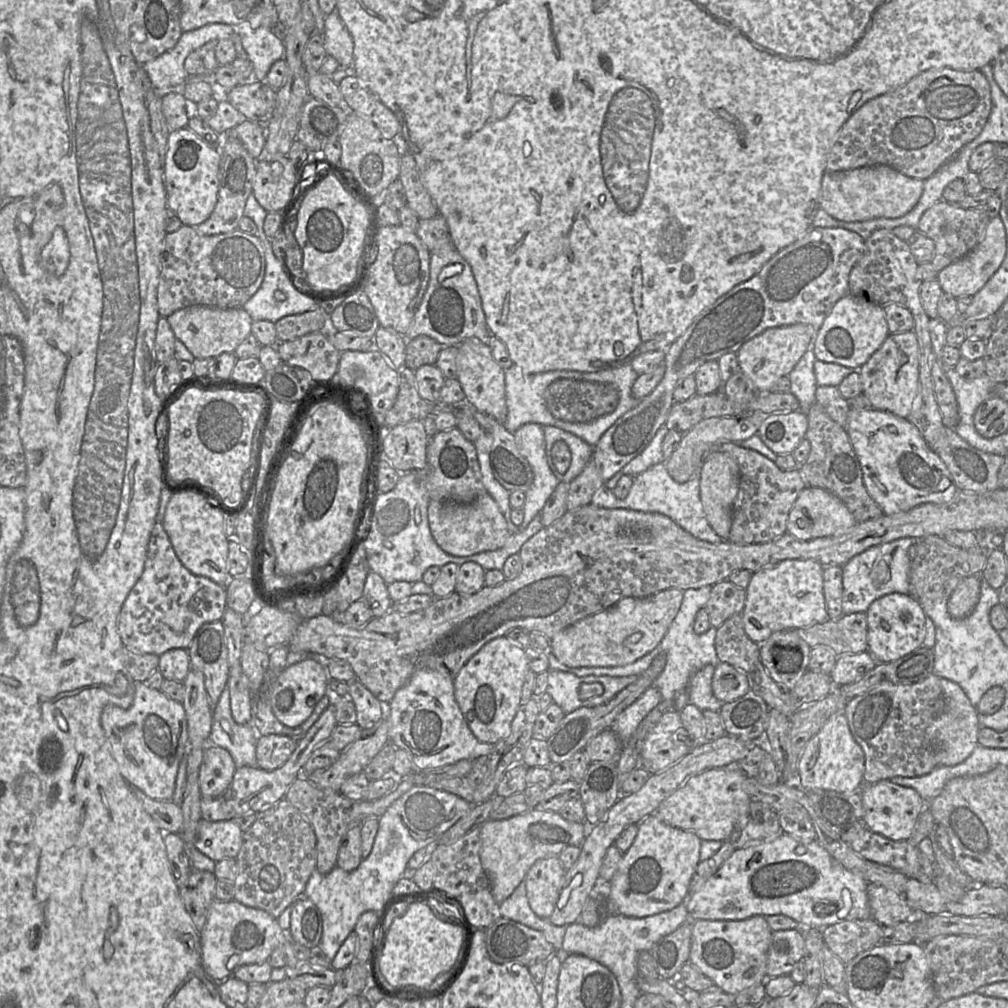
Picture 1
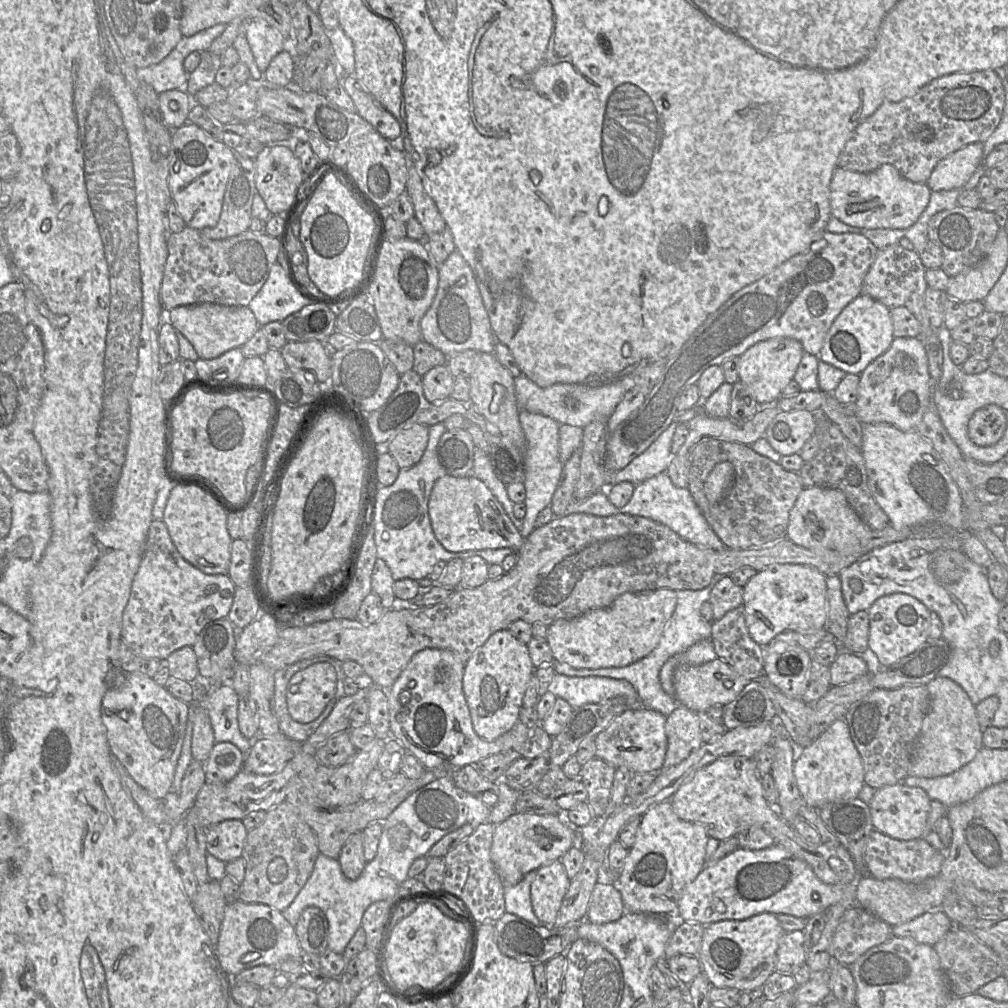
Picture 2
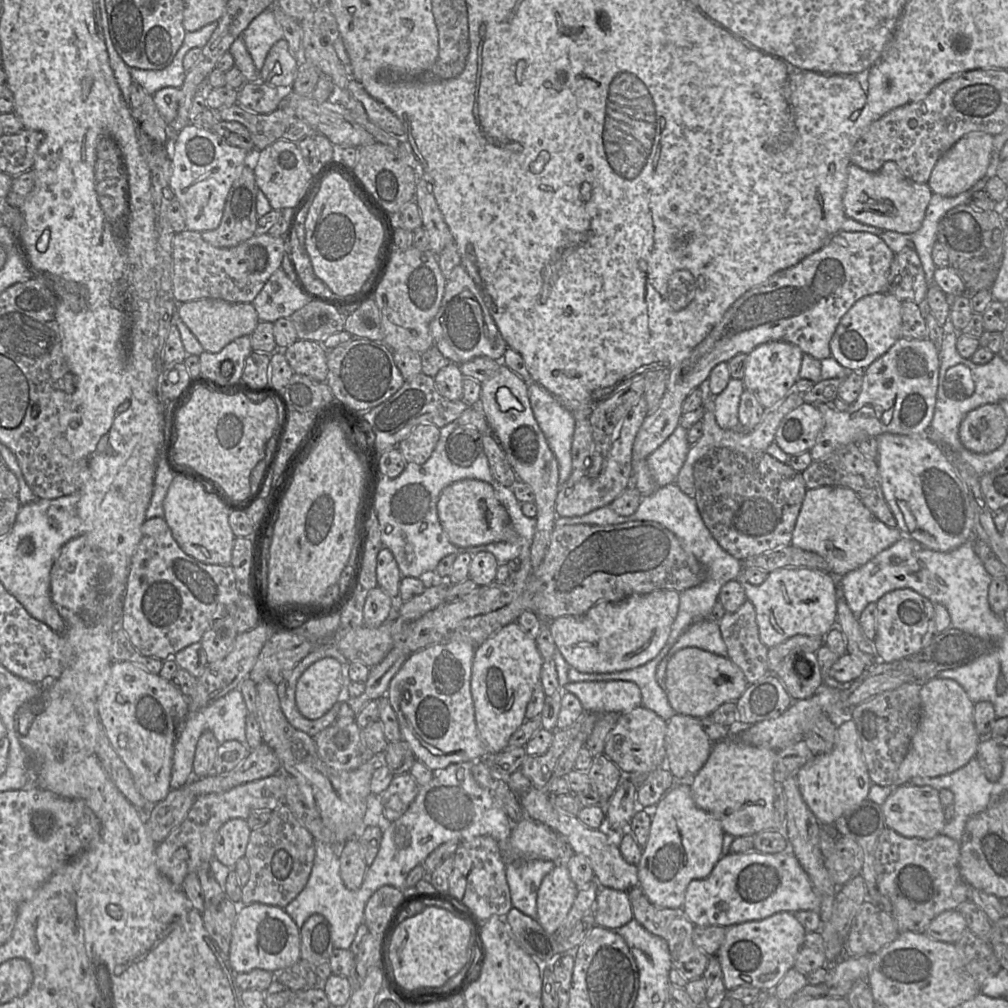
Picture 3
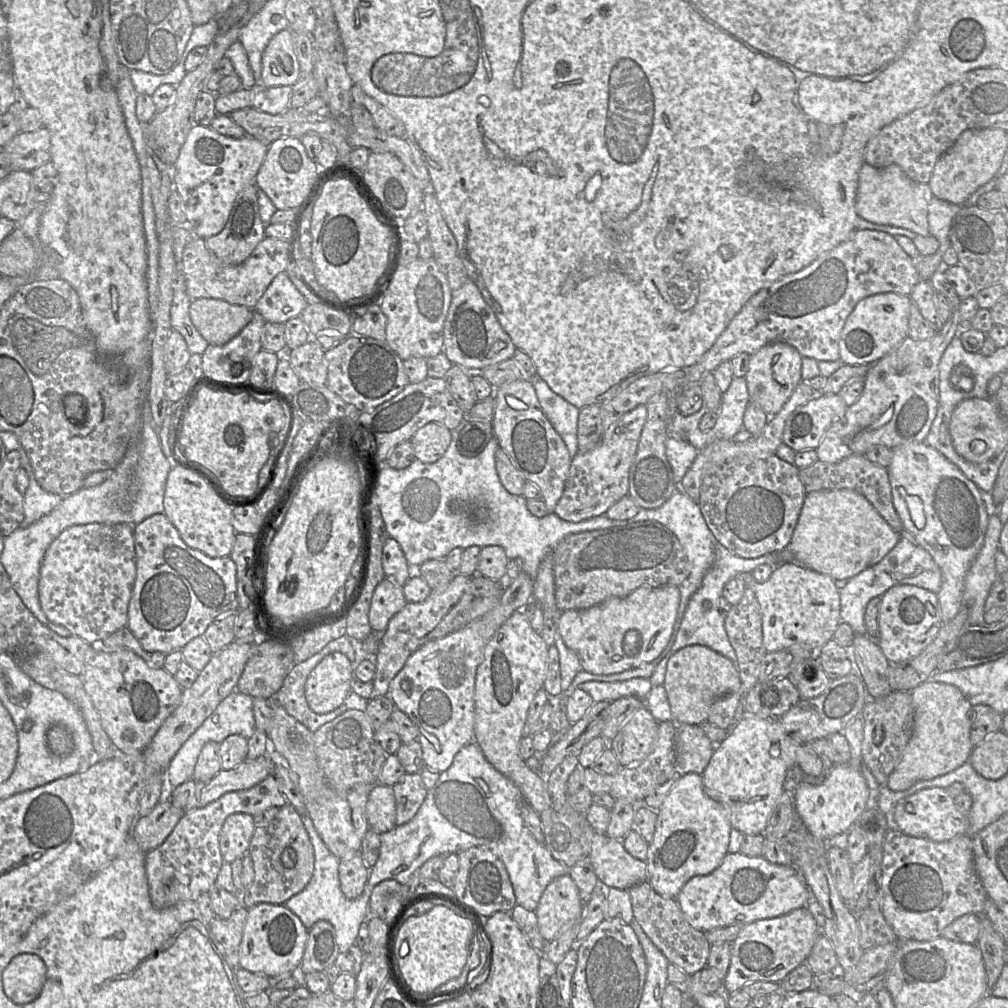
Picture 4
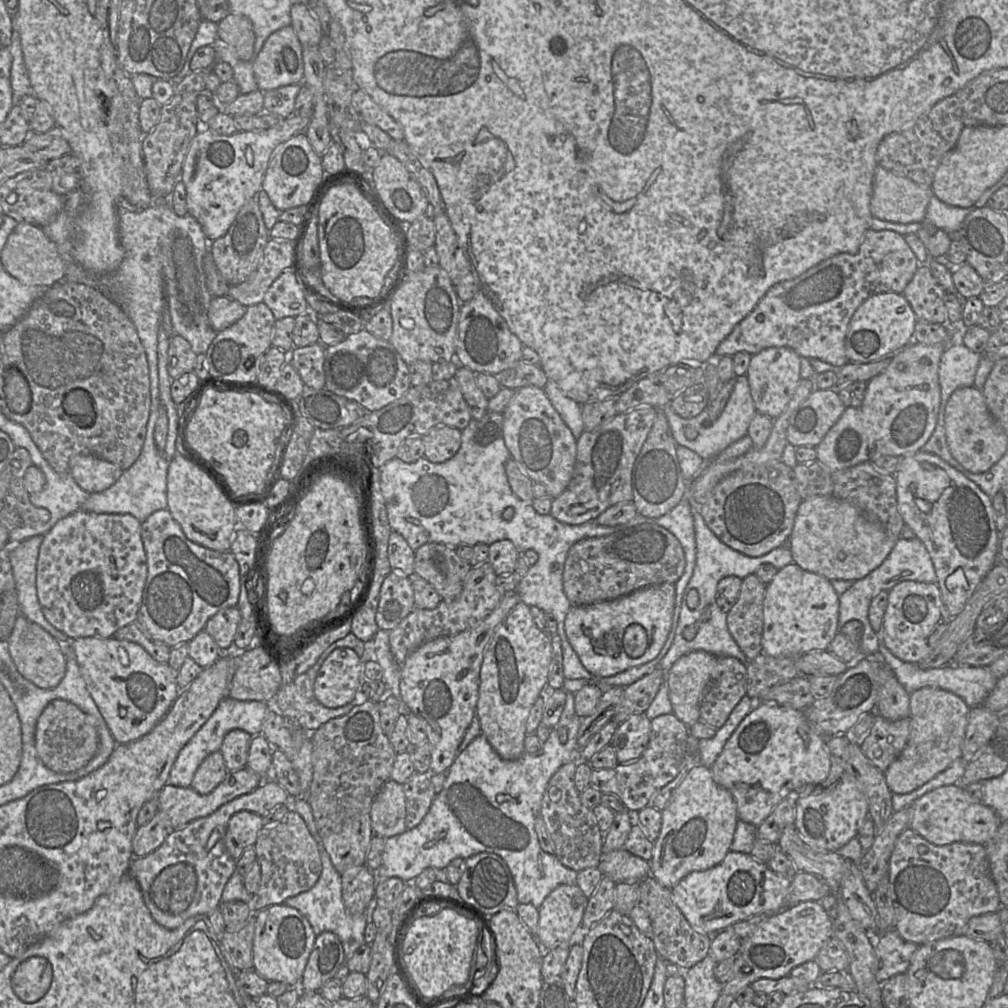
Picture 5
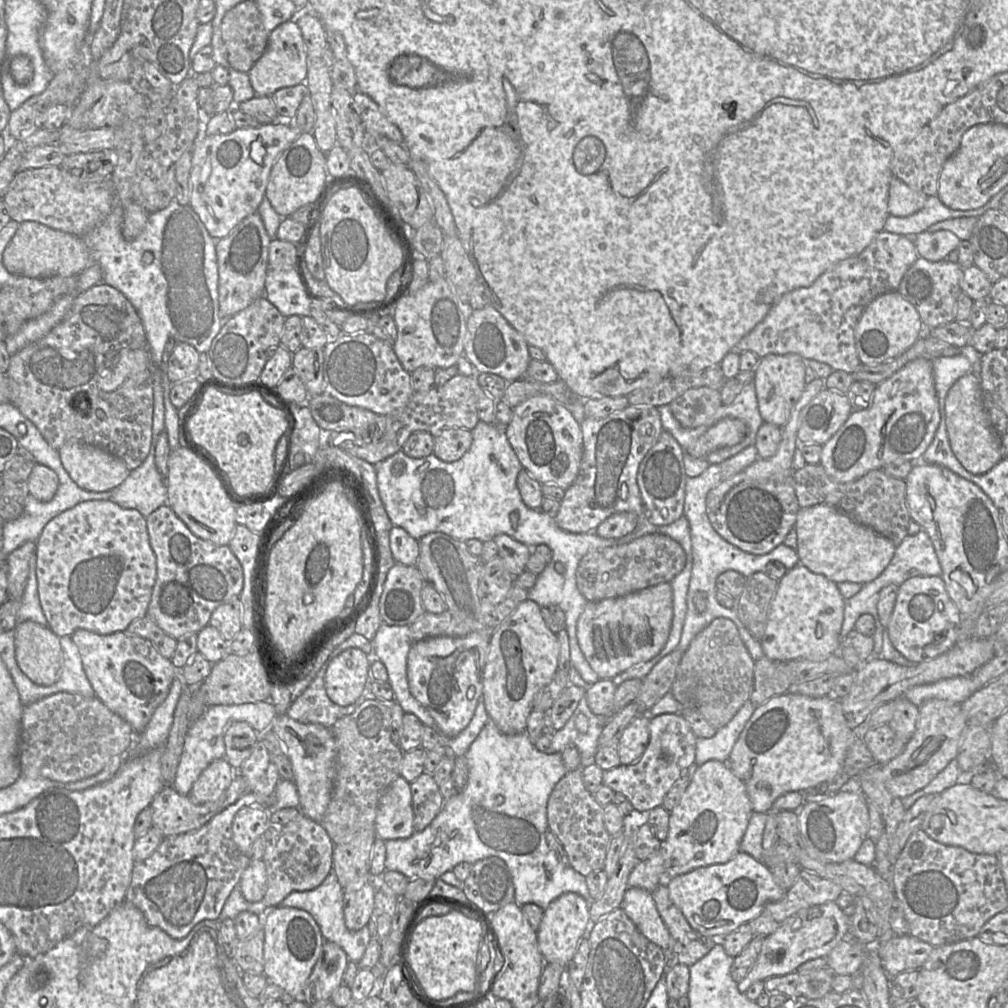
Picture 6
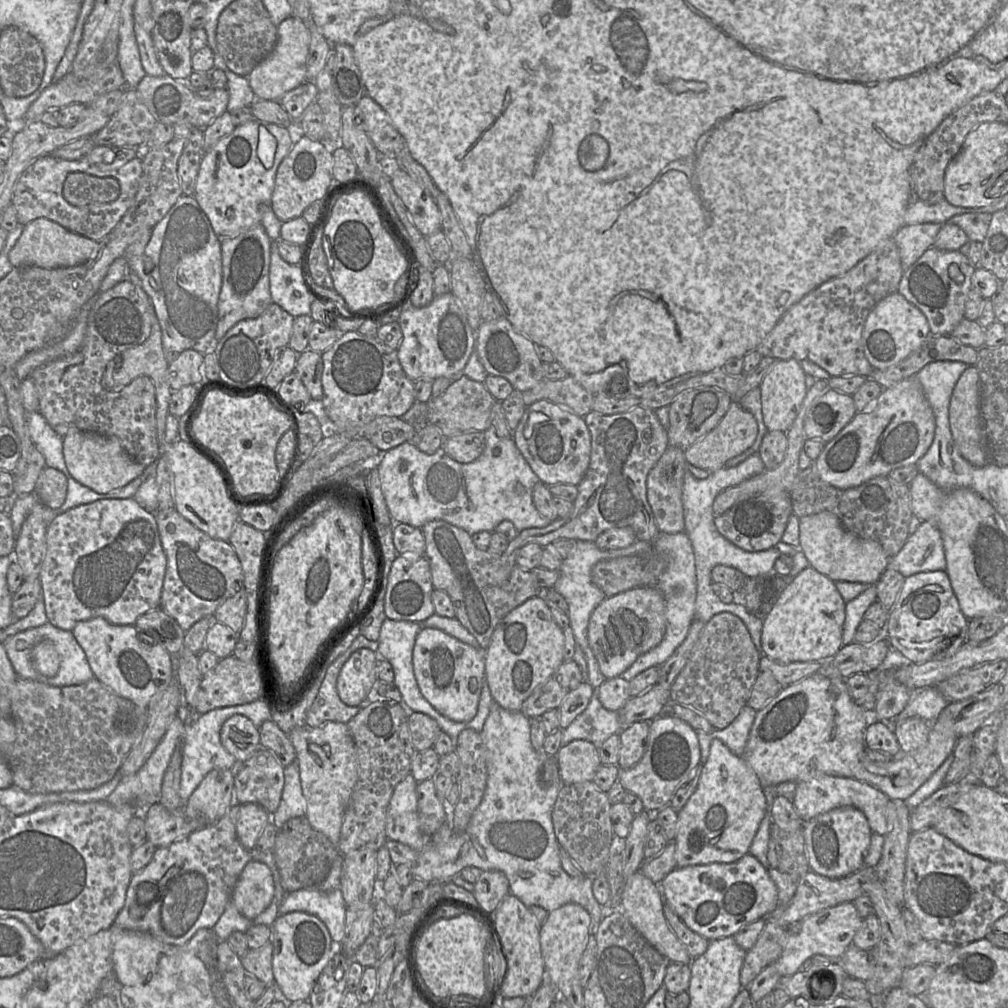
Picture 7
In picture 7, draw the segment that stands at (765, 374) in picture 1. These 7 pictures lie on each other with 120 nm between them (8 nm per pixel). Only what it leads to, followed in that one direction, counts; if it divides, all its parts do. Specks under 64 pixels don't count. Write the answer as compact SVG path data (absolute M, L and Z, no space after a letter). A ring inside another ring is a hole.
M795 359L776 360L760 384L761 407L768 431L787 432L793 424L807 393L806 373Z

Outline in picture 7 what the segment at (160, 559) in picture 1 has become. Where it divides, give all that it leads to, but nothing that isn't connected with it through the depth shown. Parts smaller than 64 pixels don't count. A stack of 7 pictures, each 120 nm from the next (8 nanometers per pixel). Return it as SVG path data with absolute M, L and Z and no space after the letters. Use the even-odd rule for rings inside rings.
M175 508L155 513L162 548L167 558L160 608L187 631L195 622L213 617L218 606L243 588L243 572L238 556L229 541L214 539L181 516Z

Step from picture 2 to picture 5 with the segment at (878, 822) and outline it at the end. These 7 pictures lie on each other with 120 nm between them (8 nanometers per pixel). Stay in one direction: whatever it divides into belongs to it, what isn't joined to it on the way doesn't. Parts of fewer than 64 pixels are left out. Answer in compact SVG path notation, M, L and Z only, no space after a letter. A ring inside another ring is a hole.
M956 785L936 788L911 804L912 817L909 828L934 845L954 842L985 845L997 832L1002 820L997 813L982 802L975 802Z

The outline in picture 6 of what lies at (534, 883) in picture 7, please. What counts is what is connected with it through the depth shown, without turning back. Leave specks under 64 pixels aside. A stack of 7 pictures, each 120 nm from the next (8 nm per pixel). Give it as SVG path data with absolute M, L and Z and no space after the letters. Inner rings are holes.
M489 720L482 728L476 739L472 742L471 746L468 748L464 756L466 757L468 765L468 782L466 786L461 791L458 791L451 798L445 801L445 804L442 807L439 814L424 830L420 832L415 832L409 838L391 839L385 841L386 870L401 872L404 875L406 875L409 879L412 878L438 879L443 873L447 871L452 871L453 868L461 862L468 862L470 864L474 864L478 860L490 856L497 856L506 863L511 873L515 889L514 902L516 902L519 906L528 903L534 903L543 910L545 910L552 901L554 901L555 899L557 899L559 896L566 892L573 892L579 894L580 896L585 898L585 900L588 901L590 905L590 902L592 900L590 898L589 890L587 887L586 876L583 876L582 874L574 870L570 865L563 865L562 863L560 863L557 857L555 856L554 852L549 848L546 842L545 833L548 830L547 802L556 783L568 772L563 763L561 753L542 752L535 747L534 741L530 739L526 731L518 734L504 734L497 728L497 726L491 720Z

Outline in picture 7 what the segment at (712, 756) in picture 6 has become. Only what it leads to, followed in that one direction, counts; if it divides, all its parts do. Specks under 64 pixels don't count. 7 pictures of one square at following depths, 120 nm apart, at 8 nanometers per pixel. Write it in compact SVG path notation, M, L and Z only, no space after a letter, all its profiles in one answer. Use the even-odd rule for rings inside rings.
M744 706L736 719L724 729L714 729L709 733L697 731L701 758L698 765L707 762L710 745L714 739L721 740L733 754L742 757L754 723L757 711L750 706Z

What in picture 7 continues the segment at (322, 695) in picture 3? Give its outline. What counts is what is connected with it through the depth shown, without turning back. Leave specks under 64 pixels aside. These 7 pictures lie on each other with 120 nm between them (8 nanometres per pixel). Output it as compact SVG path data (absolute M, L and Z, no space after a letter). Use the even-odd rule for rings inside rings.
M368 648L356 650L343 665L338 679L337 692L348 706L359 706L378 680L379 655Z

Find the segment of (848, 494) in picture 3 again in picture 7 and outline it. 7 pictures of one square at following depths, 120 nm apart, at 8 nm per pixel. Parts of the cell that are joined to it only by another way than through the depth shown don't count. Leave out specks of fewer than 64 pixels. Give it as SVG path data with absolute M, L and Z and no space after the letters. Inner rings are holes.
M828 511L799 518L799 541L810 566L834 582L876 585L890 561L879 543L851 533Z

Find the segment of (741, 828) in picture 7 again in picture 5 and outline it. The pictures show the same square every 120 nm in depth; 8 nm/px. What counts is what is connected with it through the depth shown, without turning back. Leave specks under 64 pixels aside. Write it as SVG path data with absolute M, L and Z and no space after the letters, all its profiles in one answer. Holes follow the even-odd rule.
M693 765L661 812L662 827L650 860L650 875L661 885L672 889L690 872L720 864L731 851L739 821L736 801L728 789L714 781L710 767Z

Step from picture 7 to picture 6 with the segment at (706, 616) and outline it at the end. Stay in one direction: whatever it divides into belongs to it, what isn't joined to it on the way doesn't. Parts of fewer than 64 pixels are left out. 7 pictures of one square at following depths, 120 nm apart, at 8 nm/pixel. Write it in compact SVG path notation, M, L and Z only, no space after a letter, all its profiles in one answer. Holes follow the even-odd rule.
M750 445L721 463L710 464L708 468L699 476L687 477L686 479L683 515L687 518L690 526L693 567L686 598L687 612L680 642L677 647L683 652L687 650L692 639L704 628L706 628L714 619L718 617L725 617L732 620L737 626L740 636L754 661L764 656L761 641L754 638L740 621L735 608L726 608L720 605L717 601L716 579L721 573L727 570L735 570L745 577L748 577L756 572L765 572L767 564L774 560L783 563L788 570L793 568L799 563L799 557L796 551L796 529L793 527L785 537L783 543L778 545L769 553L763 555L748 553L729 543L715 531L708 518L706 506L706 498L710 490L715 488L721 482L743 471L758 458L756 446ZM699 591L703 592L706 597L706 609L702 613L699 613L694 605L694 595Z

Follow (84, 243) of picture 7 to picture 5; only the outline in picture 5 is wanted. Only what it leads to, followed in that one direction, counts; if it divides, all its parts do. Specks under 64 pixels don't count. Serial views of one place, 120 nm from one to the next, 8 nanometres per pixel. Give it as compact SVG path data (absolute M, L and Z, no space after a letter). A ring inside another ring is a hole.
M20 222L8 236L1 253L4 269L21 283L30 286L51 286L64 279L65 261L57 245L50 240L43 228L27 222Z

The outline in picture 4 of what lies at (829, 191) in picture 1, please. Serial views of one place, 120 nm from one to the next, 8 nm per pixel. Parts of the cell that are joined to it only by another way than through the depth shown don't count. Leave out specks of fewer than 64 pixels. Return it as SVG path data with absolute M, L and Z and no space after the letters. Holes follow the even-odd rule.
M864 163L859 170L855 208L858 216L866 221L904 228L917 235L929 236L928 206L932 198L933 194L928 183L911 180L895 164L875 168Z

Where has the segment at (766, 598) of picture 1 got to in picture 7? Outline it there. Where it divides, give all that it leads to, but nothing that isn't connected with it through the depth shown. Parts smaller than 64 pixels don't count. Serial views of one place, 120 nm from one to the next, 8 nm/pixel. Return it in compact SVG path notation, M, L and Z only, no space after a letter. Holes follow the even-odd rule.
M809 566L795 577L763 618L762 654L783 664L826 661L841 649L846 603L833 580Z

